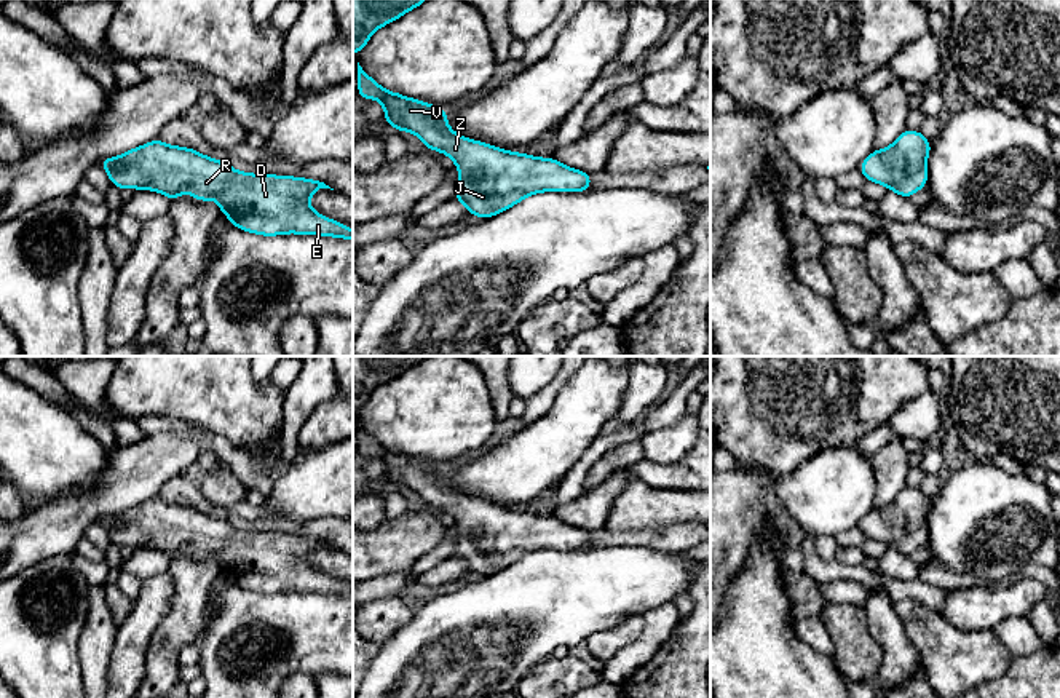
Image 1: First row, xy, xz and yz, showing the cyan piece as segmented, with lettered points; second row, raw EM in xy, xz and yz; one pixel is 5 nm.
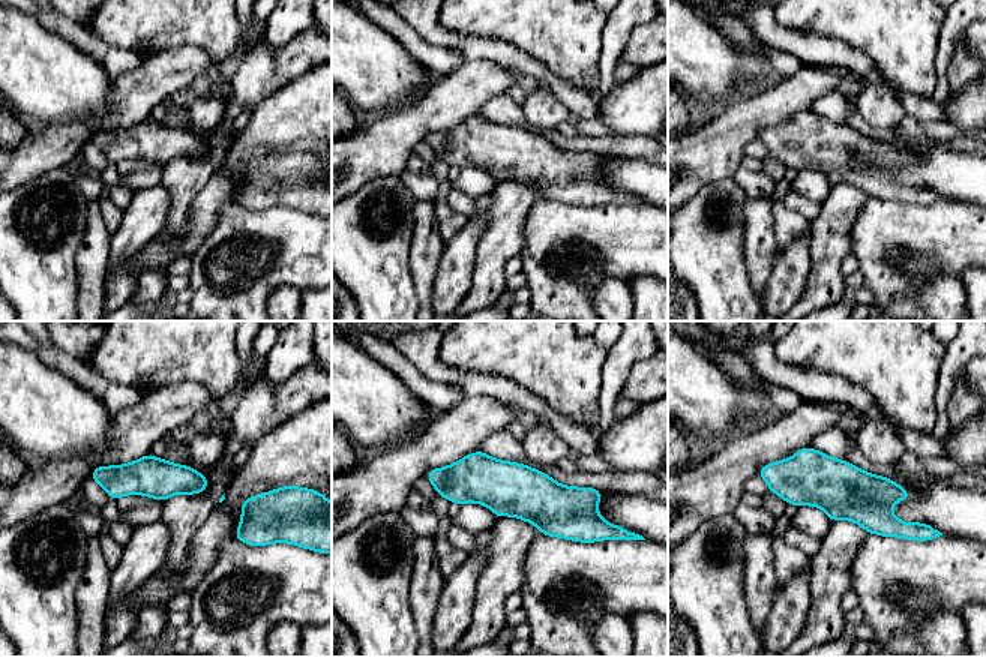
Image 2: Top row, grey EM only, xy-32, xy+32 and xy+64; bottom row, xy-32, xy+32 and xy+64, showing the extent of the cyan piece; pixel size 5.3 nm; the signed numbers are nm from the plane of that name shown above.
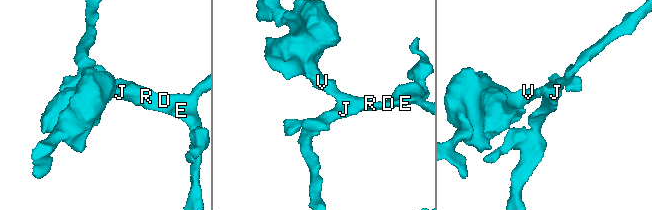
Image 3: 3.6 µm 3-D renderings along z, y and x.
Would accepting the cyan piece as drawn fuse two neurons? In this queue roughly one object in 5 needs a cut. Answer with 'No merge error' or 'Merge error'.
No merge error

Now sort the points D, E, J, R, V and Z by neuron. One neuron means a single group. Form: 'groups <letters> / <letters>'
groups D E J R V Z

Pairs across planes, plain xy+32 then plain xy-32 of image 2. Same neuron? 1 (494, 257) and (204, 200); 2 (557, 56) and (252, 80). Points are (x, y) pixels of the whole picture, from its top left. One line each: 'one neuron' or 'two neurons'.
1: two neurons
2: two neurons

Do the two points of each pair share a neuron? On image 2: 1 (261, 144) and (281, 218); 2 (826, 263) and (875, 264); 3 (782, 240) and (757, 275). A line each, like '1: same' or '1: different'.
1: different
2: different
3: different

